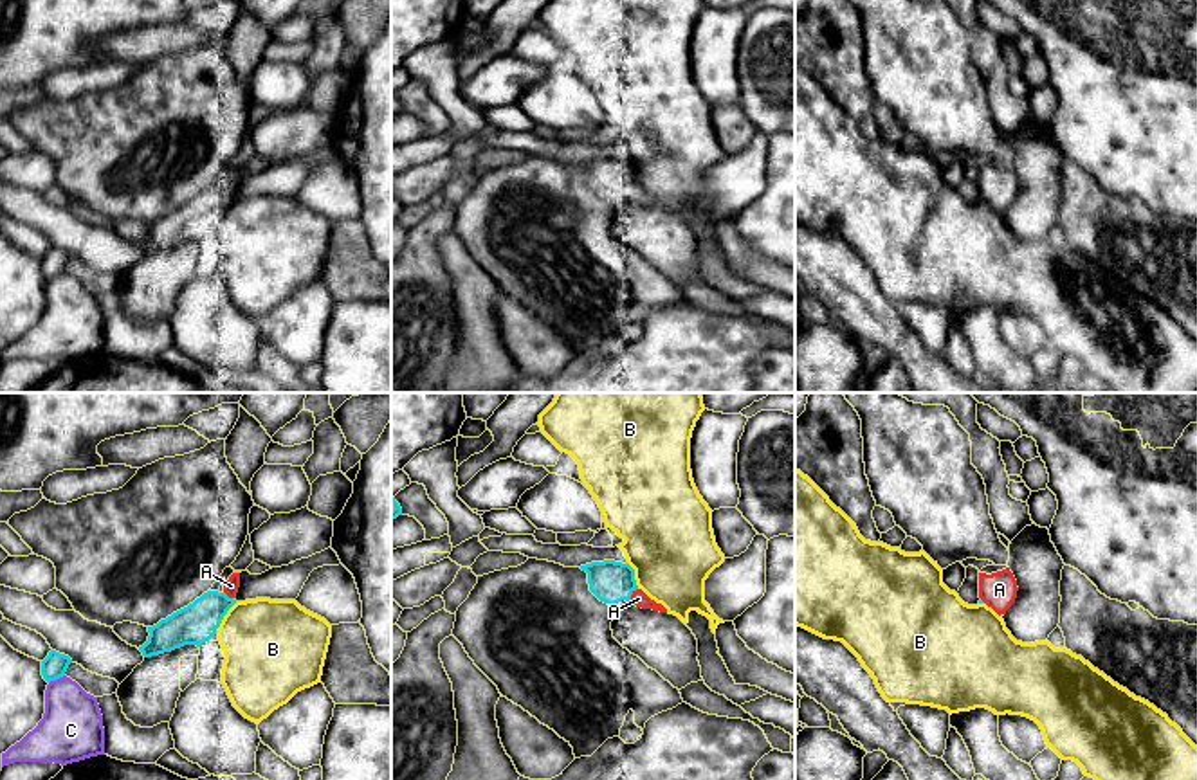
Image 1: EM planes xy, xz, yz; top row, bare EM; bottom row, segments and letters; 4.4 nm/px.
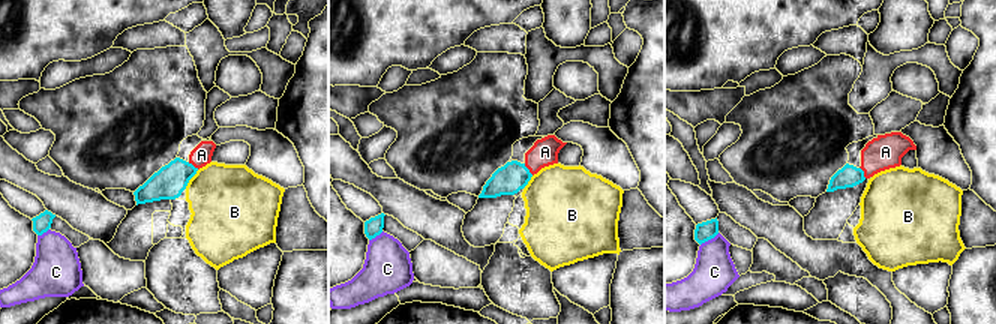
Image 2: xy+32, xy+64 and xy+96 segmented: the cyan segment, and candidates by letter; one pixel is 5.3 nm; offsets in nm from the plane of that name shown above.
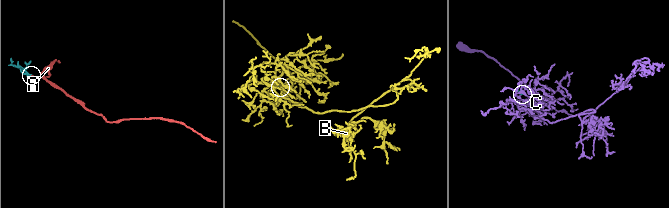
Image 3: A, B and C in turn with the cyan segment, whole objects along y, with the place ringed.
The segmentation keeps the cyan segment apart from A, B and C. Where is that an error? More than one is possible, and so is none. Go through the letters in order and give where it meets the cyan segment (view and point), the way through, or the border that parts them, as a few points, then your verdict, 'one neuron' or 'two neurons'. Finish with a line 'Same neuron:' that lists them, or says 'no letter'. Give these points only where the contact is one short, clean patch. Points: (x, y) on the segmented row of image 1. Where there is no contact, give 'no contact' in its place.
A: contact xz (631, 593); one neuron
B: contact xy (226, 613); two neurons
C: contact xy (56, 678); two neurons
Same neuron: A

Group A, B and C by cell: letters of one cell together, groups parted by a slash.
A / B / C

